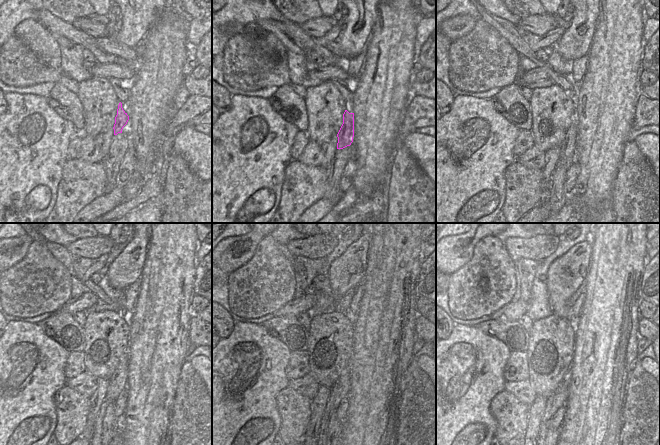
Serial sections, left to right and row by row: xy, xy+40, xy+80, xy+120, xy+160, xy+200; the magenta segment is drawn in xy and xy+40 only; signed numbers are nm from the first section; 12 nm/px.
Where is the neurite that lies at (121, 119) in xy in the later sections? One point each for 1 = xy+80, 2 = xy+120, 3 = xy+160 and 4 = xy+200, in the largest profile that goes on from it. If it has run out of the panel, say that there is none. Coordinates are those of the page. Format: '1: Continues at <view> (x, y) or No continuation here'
1: Continues at xy+80 (568, 149)
2: Continues at xy+120 (118, 381)
3: Continues at xy+160 (340, 389)
4: Continues at xy+200 (559, 399)

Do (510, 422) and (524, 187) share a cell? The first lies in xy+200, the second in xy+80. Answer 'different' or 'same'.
same

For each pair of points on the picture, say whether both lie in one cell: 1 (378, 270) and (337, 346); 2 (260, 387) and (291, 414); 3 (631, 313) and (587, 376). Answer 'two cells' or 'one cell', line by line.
1: two cells
2: two cells
3: one cell

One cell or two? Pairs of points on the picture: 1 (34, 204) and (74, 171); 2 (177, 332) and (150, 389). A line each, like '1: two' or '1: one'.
1: two
2: one

